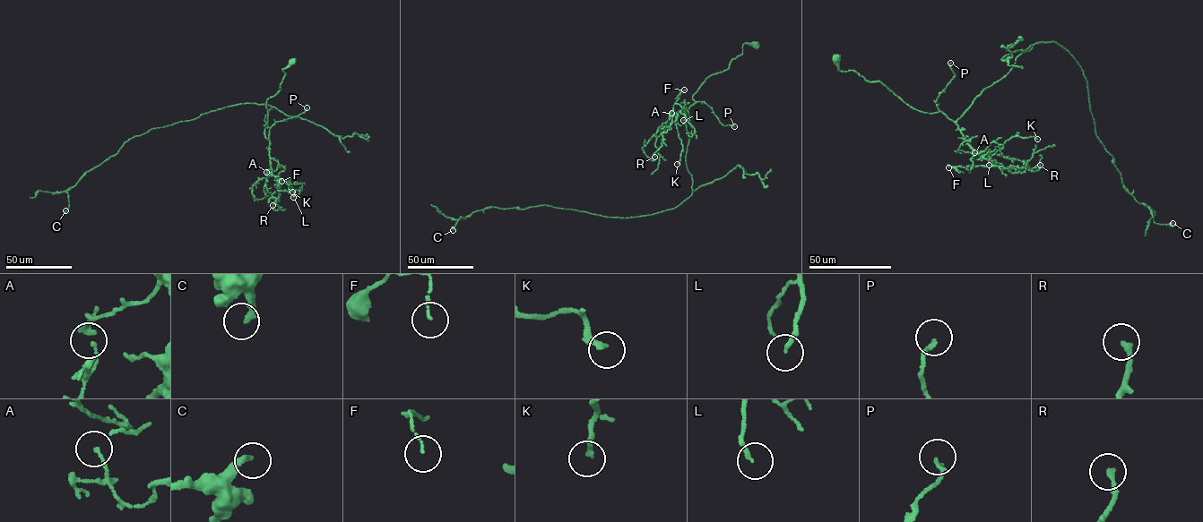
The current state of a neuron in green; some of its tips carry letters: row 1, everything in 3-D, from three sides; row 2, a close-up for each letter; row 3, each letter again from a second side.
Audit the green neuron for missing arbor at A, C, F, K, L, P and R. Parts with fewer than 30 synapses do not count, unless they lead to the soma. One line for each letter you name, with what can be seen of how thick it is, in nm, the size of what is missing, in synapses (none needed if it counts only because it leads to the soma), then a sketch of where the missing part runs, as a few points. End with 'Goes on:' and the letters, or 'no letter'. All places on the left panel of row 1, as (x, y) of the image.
Goes on: no letter

